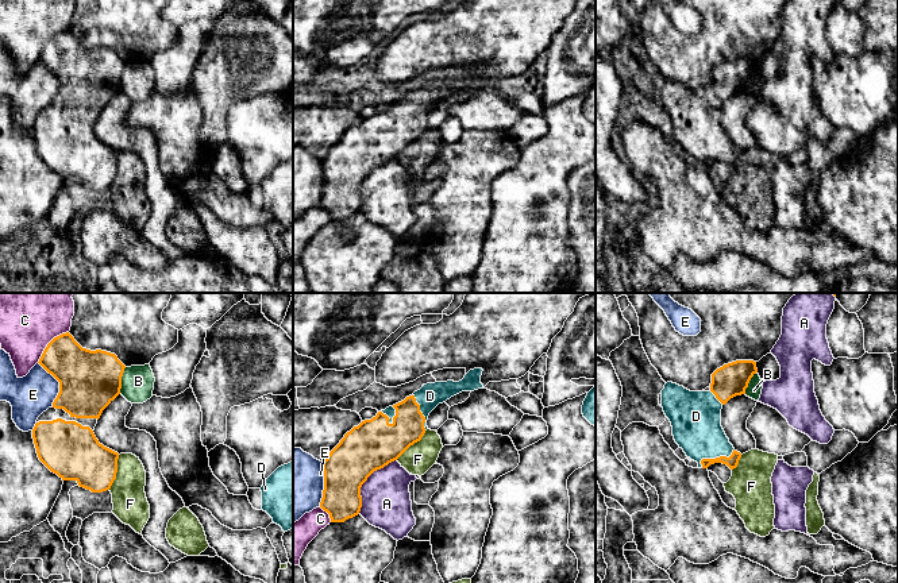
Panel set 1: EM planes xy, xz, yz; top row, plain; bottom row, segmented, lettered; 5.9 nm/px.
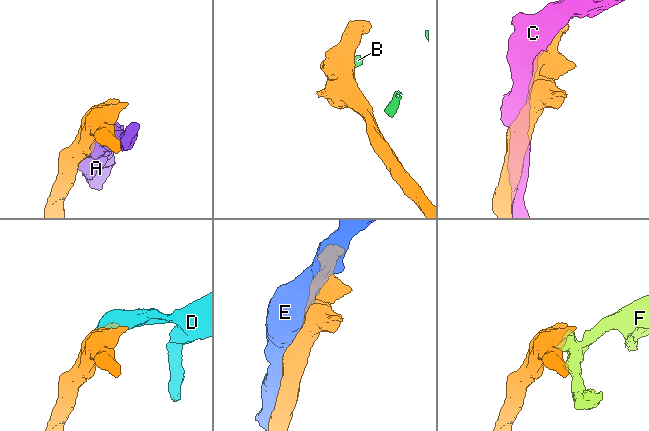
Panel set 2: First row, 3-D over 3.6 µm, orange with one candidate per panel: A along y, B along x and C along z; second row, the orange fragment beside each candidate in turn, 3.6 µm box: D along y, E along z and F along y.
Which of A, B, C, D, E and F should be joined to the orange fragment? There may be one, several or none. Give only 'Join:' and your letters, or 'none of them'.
Join: D

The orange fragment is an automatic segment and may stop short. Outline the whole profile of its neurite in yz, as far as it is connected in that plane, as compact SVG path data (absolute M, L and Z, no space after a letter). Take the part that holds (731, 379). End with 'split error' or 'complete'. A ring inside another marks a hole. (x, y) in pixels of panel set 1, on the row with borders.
M736 360L712 374L709 391L690 391L667 382L662 390L662 408L672 426L672 436L698 468L722 463L736 468L741 453L729 443L721 426L721 409L733 397L745 394L756 362Z | split error

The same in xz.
M470 370L459 382L427 383L347 432L323 462L320 507L329 514L331 522L344 522L358 516L362 507L361 487L367 478L421 440L428 429L428 416L439 404L462 391L483 389L482 371Z | split error

